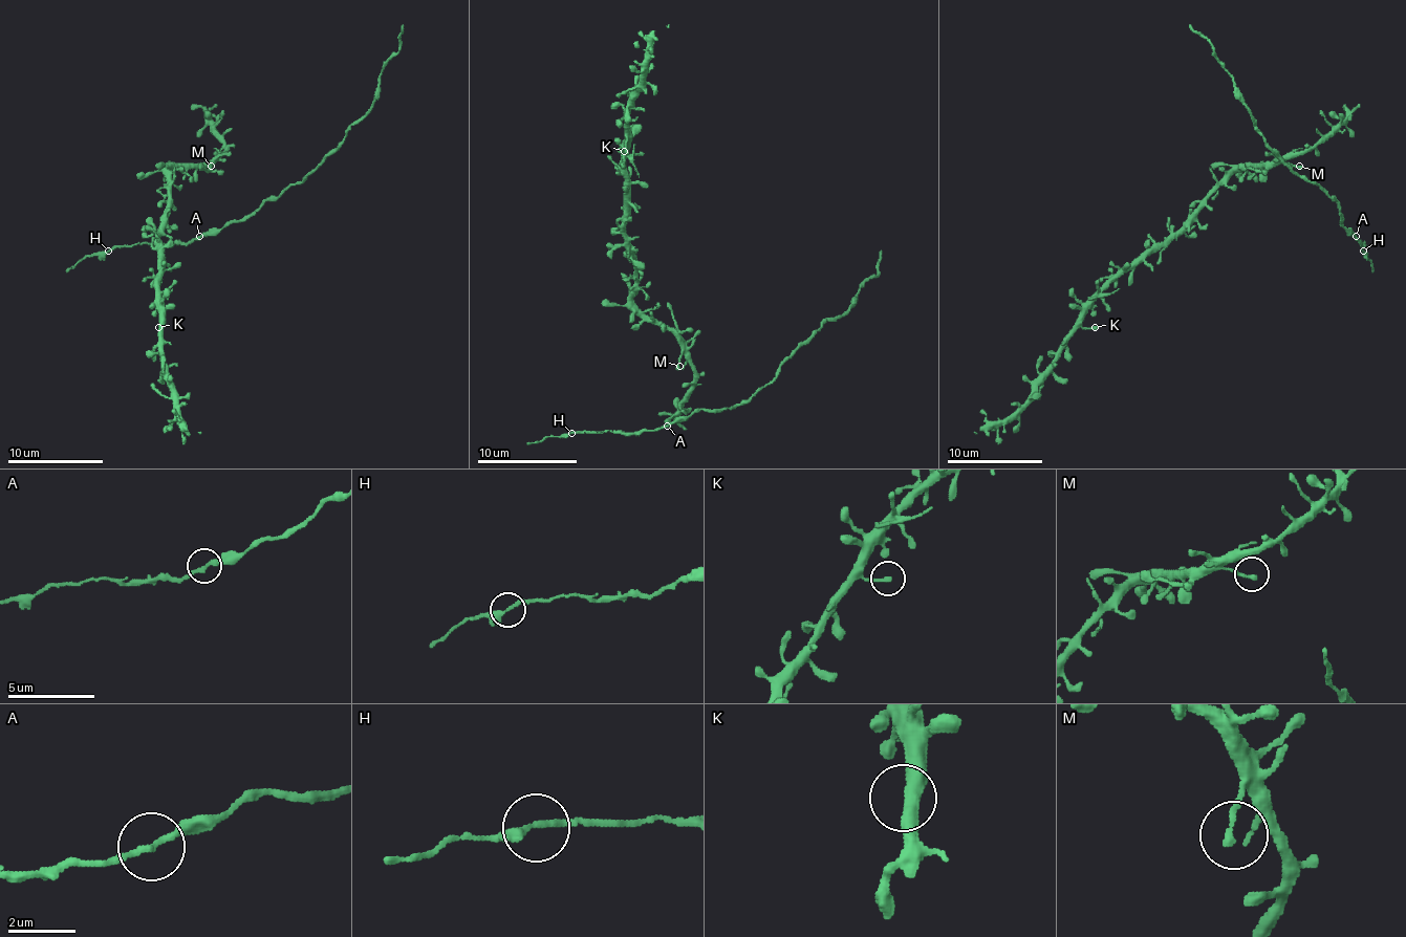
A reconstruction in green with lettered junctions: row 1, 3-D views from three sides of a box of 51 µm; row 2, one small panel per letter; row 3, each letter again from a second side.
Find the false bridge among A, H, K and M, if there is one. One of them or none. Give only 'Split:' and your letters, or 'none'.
Split: none

